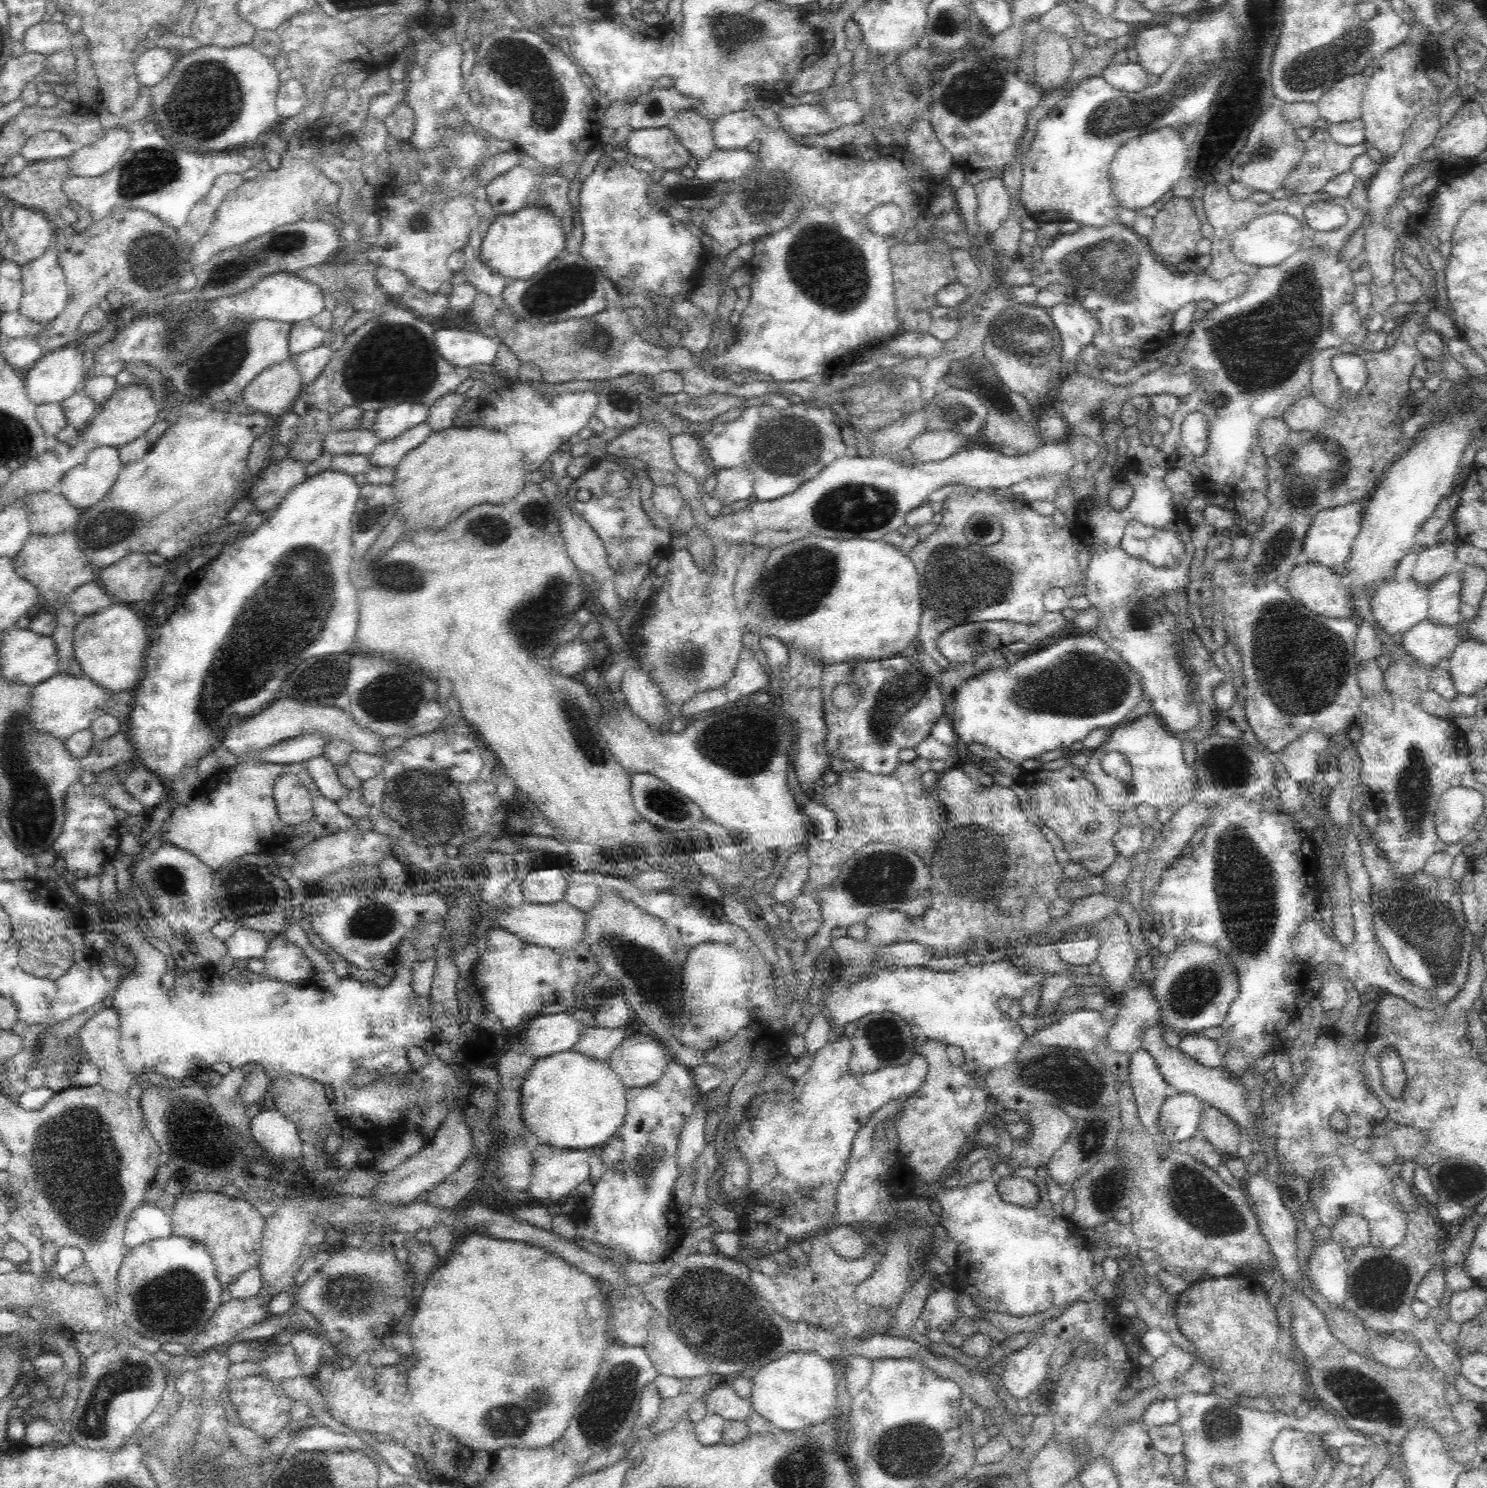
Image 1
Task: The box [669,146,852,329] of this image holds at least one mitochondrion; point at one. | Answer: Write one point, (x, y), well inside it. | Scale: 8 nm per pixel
(762, 198)

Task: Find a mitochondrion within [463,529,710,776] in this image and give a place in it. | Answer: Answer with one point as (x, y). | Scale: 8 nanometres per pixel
(571, 710)

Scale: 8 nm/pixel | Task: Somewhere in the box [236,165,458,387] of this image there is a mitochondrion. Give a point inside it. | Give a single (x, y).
(419, 226)

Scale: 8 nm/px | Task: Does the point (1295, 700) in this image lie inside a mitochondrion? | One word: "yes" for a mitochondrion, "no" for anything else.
yes

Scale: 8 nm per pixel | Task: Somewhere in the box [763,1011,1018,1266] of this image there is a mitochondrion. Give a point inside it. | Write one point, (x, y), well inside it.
(885, 1038)

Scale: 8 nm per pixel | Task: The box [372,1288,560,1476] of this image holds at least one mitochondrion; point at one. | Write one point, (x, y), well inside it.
(510, 1421)

